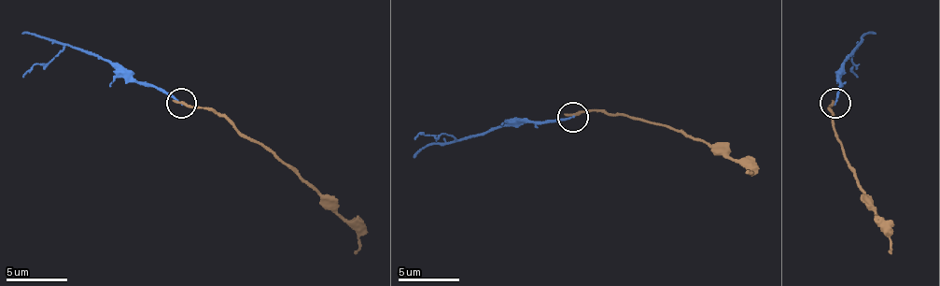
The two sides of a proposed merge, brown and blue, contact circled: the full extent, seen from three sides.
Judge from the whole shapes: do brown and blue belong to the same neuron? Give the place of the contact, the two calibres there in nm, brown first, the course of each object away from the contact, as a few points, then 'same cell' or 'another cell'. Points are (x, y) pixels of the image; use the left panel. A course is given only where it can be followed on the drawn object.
(181, 103) | 260/130 nm | brown via (180, 104), (217, 110), (292, 167), (357, 232), (359, 247), (353, 252) | blue via (180, 104), (153, 86), (129, 82), (117, 70), (71, 46), (49, 62), (35, 64), (22, 77) | another cell

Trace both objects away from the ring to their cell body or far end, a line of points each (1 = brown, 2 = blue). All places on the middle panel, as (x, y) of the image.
1: (572, 114), (609, 111), (684, 130), (718, 145), (750, 172), (745, 172)
2: (572, 118), (508, 121), (462, 138), (441, 133), (413, 138)

